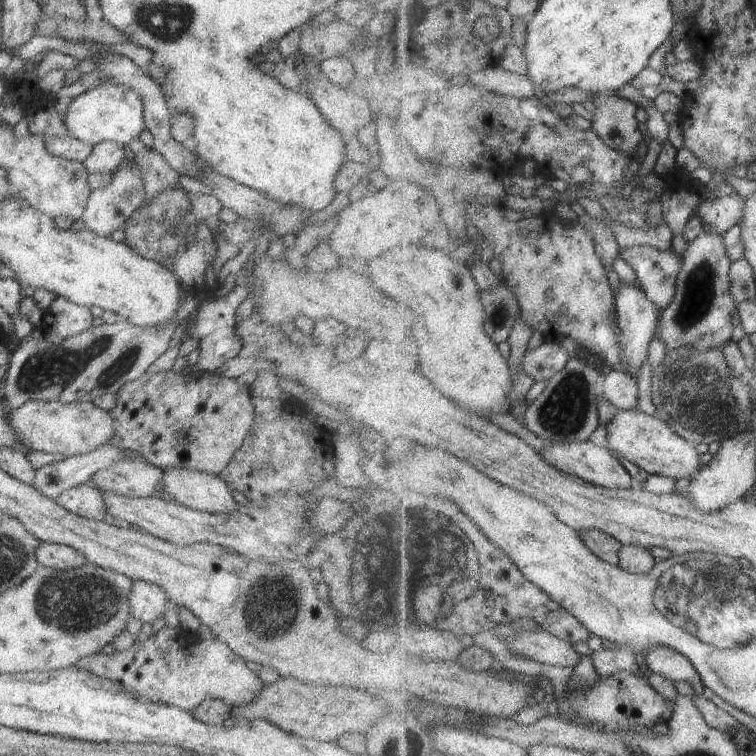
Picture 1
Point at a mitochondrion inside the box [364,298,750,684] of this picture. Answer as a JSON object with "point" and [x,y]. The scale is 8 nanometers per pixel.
{"point":[693,390]}

